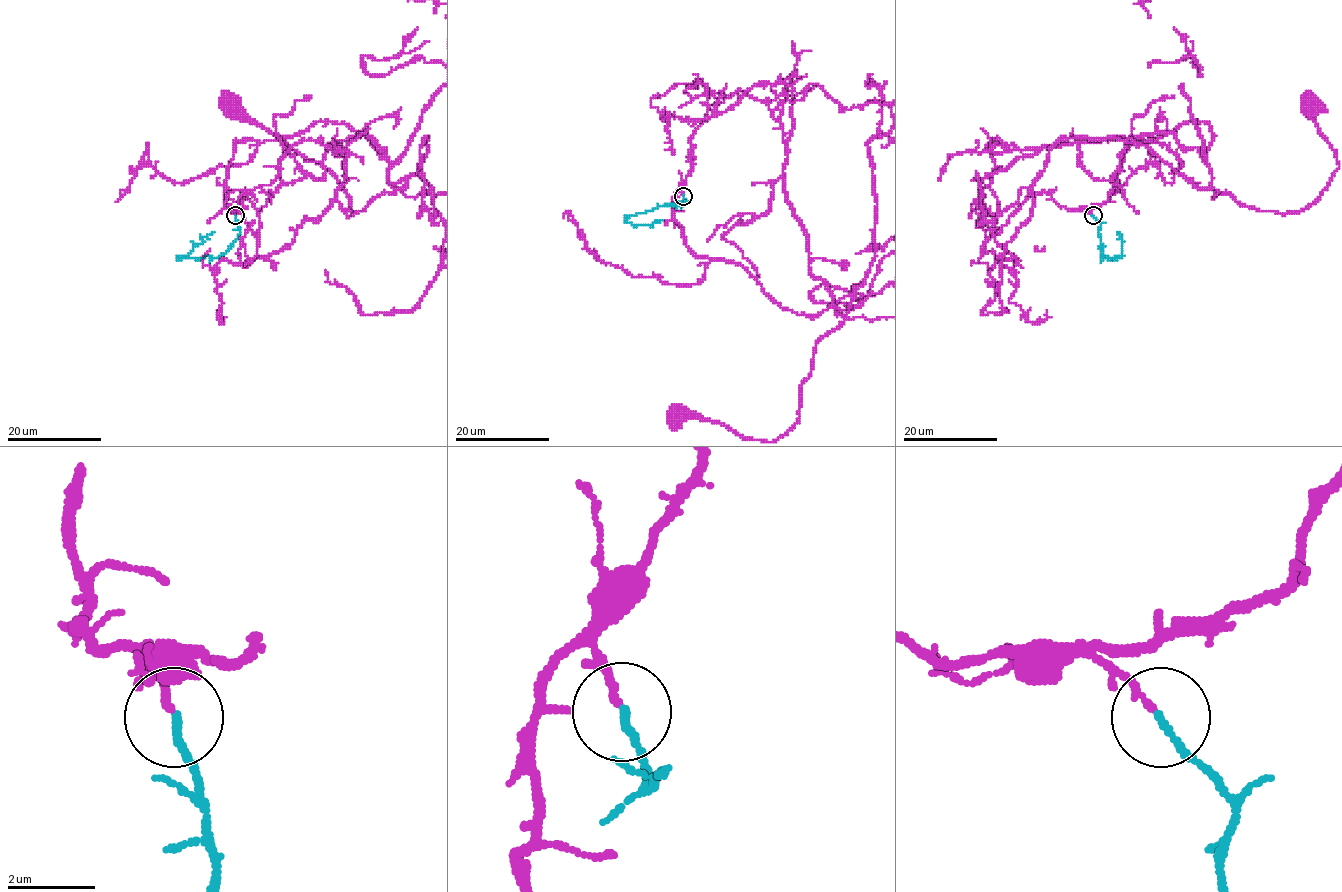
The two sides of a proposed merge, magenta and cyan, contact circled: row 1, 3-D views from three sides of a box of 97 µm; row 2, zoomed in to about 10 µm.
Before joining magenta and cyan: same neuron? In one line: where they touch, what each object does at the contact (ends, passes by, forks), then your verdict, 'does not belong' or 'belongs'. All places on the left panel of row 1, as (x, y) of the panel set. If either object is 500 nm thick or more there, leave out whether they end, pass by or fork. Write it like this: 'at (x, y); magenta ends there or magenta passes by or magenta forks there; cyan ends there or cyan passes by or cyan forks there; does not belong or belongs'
at (235, 215); magenta ends there; cyan ends there; belongs

